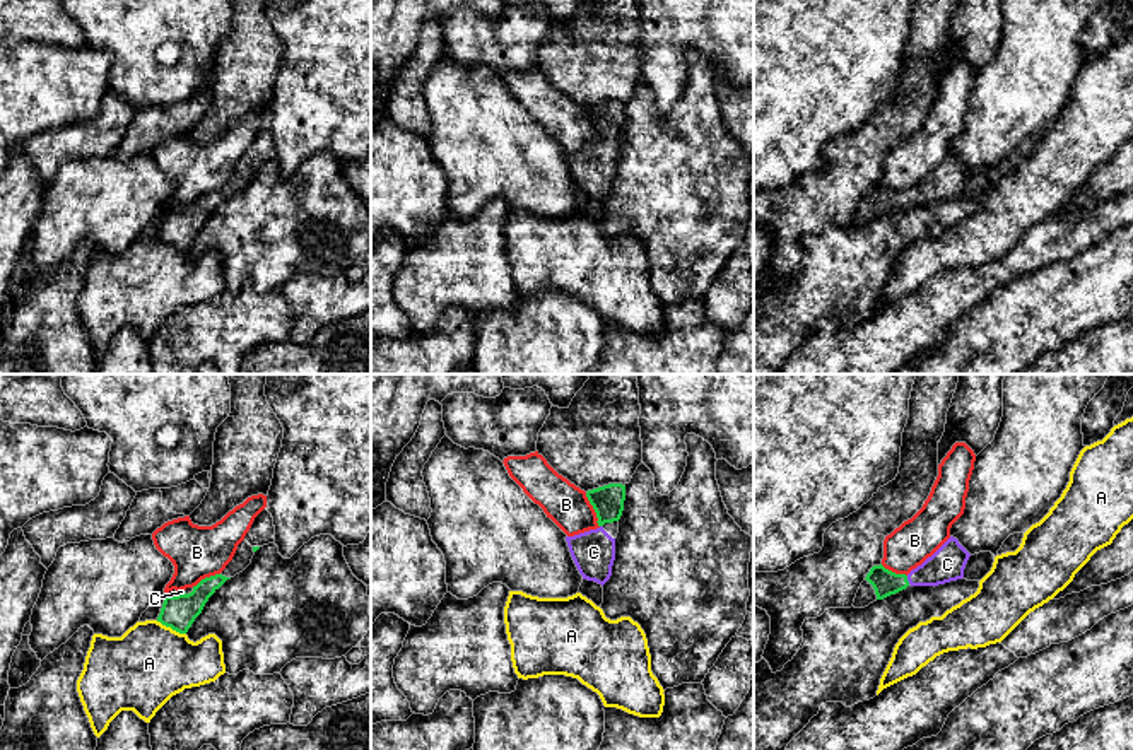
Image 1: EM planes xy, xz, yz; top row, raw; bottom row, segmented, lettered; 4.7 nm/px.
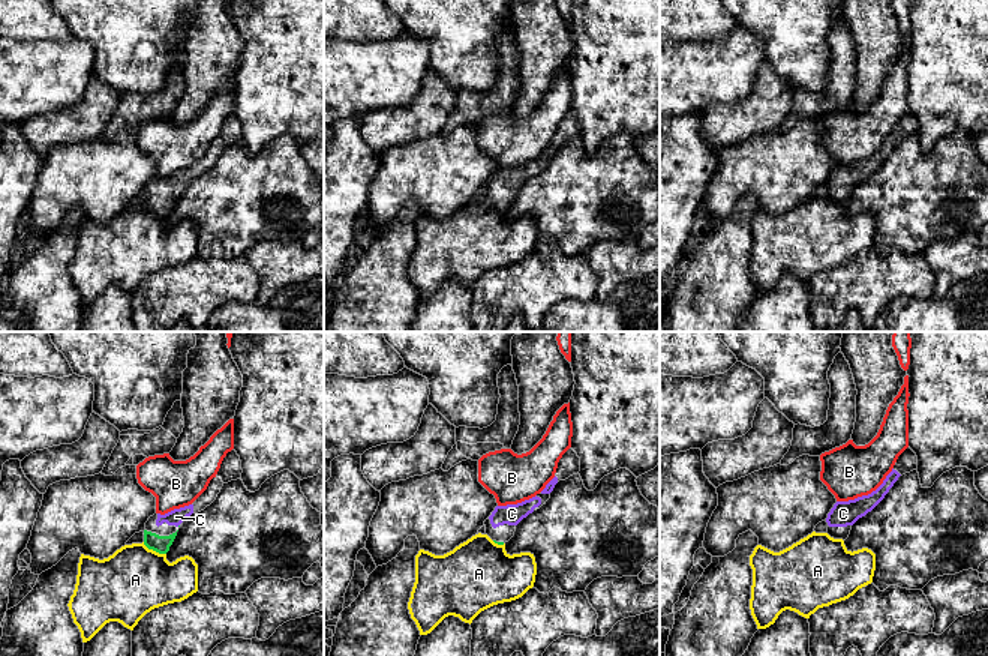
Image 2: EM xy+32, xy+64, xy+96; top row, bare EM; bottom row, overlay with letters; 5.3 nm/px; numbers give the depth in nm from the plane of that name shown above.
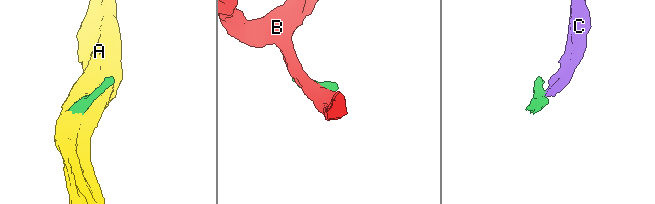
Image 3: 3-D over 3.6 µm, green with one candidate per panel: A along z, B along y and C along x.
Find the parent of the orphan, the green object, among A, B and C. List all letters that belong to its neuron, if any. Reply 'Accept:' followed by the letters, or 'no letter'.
Accept: C

